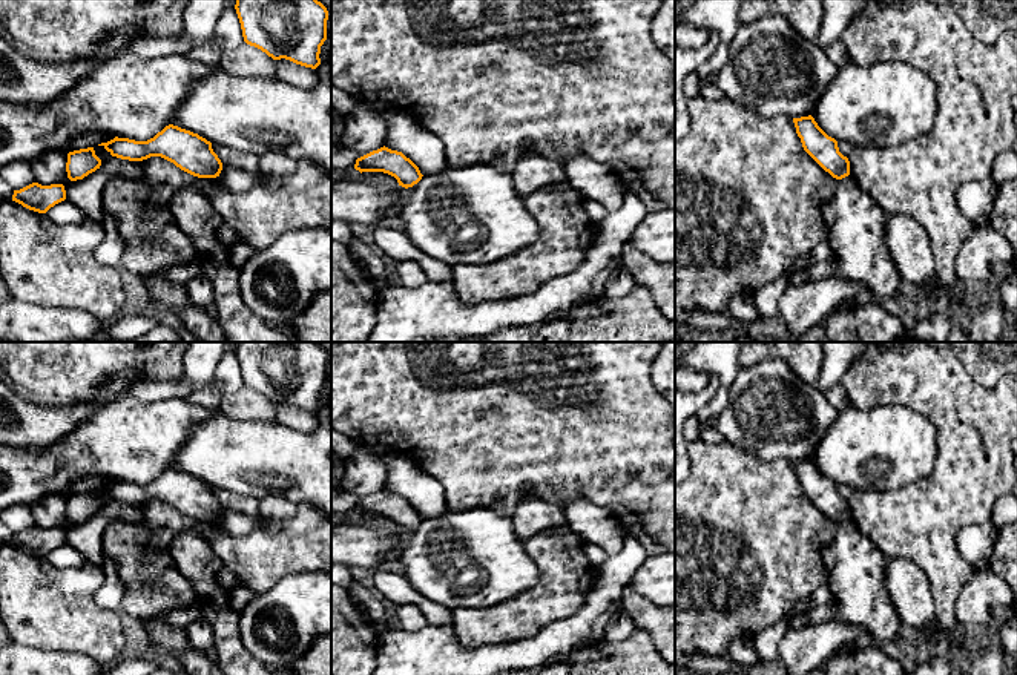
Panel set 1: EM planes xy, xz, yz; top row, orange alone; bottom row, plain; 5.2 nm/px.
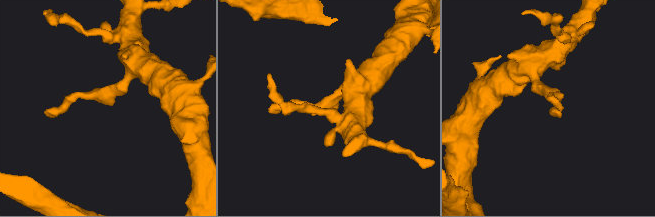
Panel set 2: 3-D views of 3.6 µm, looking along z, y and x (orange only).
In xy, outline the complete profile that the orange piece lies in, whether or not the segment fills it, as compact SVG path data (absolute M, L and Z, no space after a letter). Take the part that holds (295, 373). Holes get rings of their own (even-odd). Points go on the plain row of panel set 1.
M236 342L235 348L244 385L273 403L290 403L316 413L321 408L321 390L327 384L327 351L316 342Z

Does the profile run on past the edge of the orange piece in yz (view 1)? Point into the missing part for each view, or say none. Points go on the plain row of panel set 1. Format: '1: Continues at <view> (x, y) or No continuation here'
1: No continuation here

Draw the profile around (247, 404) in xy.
M245 385L235 394L224 394L218 411L238 420L276 422L278 408L261 393Z

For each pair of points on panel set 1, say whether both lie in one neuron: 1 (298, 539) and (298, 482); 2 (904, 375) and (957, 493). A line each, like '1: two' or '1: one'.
1: two
2: one

